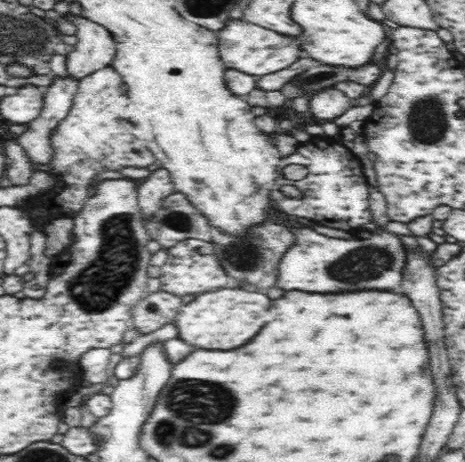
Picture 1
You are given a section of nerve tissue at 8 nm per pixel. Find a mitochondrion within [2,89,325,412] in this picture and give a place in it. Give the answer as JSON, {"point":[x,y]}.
{"point":[107,276]}

